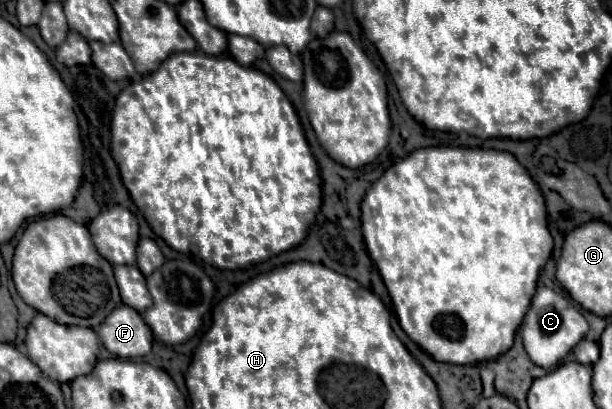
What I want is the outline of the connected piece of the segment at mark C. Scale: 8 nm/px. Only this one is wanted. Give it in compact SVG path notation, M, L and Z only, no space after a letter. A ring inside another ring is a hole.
M540 287L536 291L532 305L520 325L524 349L526 349L528 357L532 359L532 363L536 363L540 367L552 367L554 363L564 359L570 353L570 349L580 339L584 339L586 331L588 331L588 323L586 323L584 315L572 305L572 301L548 287Z

